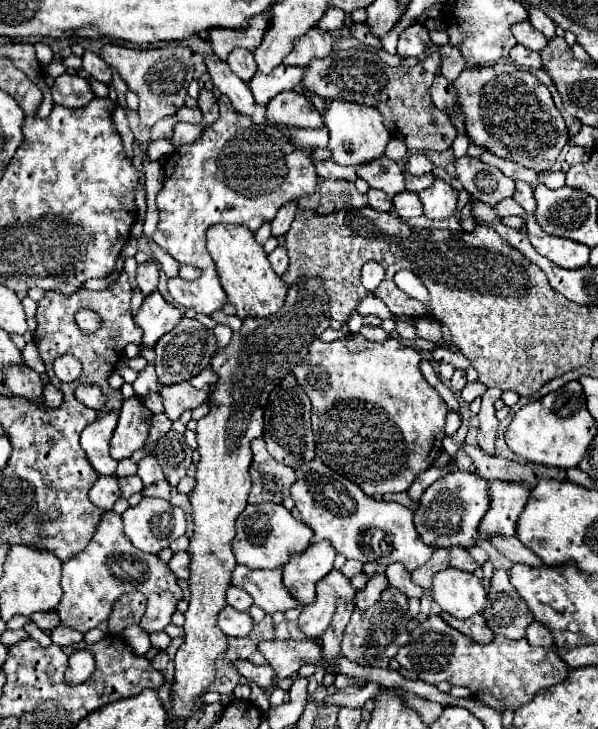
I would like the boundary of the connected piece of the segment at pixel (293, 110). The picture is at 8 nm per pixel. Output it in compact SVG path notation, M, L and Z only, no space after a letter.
M280 92L272 102L266 104L266 114L274 122L288 122L288 126L322 128L322 114L312 106L304 94Z

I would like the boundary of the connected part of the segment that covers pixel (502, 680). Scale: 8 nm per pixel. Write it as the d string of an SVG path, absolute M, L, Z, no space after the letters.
M428 616L422 624L418 624L410 632L408 646L398 650L396 660L402 668L414 670L418 678L428 684L448 680L452 686L470 688L478 700L500 712L508 708L518 710L540 688L562 682L570 670L564 666L564 662L560 662L560 656L554 652L554 648L534 648L526 638L508 640L500 636L496 636L492 644L480 646L448 626L440 616Z

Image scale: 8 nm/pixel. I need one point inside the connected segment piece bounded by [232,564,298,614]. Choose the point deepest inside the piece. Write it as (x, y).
(265, 586)

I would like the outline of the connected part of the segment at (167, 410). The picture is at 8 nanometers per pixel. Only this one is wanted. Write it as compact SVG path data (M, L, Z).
M190 382L160 386L160 396L164 400L164 414L174 422L184 410L194 410L208 398L208 390L196 390Z

